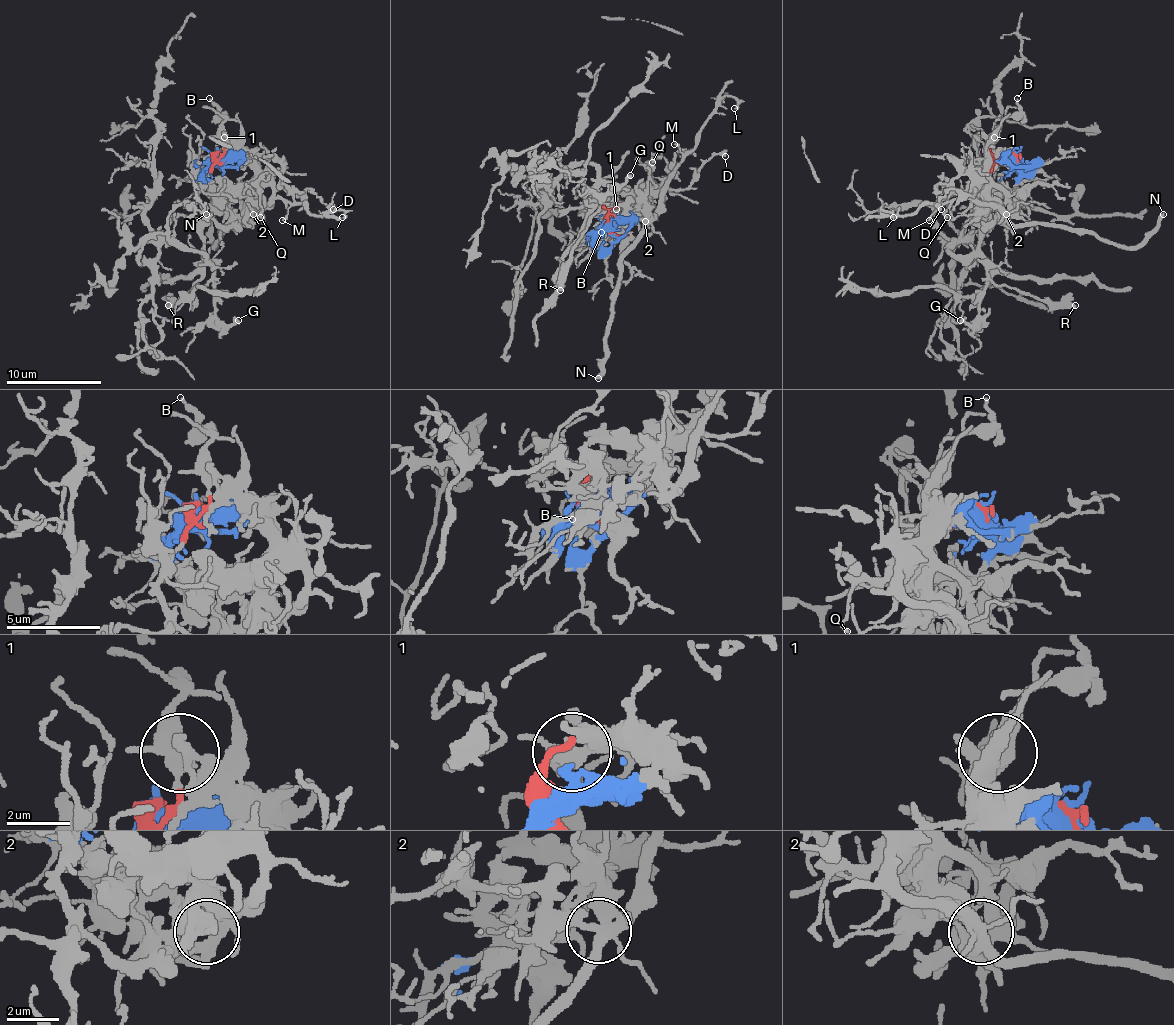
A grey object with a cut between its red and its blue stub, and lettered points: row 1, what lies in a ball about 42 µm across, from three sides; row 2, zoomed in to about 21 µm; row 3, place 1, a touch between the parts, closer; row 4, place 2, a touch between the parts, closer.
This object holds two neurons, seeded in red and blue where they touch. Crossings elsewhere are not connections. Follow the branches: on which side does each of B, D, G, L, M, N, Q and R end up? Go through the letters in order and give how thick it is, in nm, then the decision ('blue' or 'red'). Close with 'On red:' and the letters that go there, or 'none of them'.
B: 170 nm thick; red
D: 320 nm thick; blue
G: 280 nm thick; red
L: 200 nm thick; blue
M: 160 nm thick; blue
N: 360 nm thick; blue
Q: 180 nm thick; blue
R: 440 nm thick; red
On red: B, G, R

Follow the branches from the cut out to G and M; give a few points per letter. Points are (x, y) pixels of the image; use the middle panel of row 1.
G: (609, 229), (602, 207), (590, 203), (595, 203), (595, 196), (607, 200), (630, 174)
M: (609, 229), (630, 219), (664, 188), (683, 158), (673, 143)

